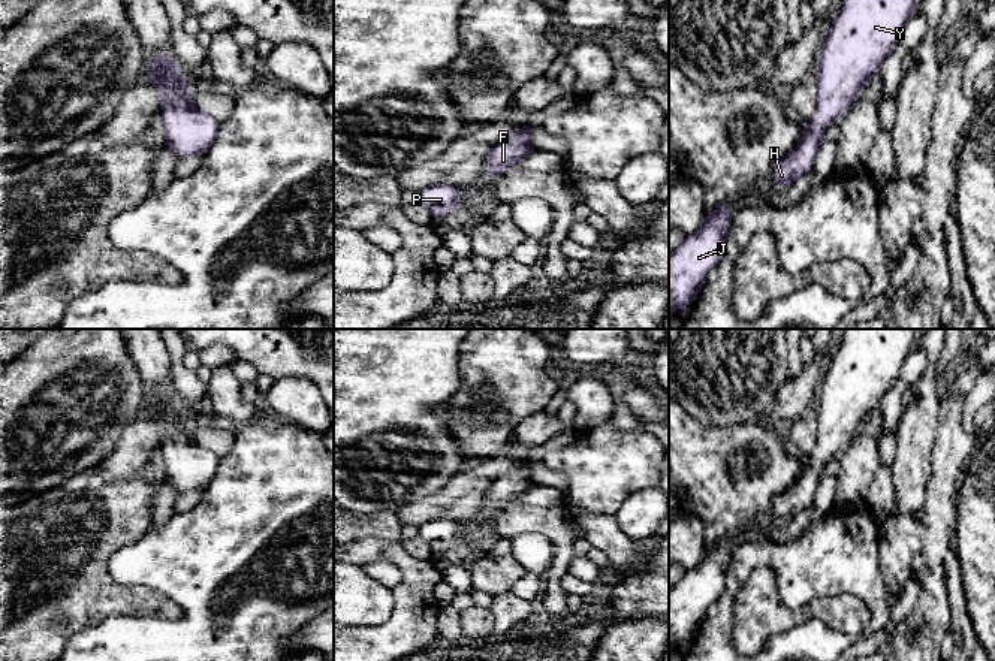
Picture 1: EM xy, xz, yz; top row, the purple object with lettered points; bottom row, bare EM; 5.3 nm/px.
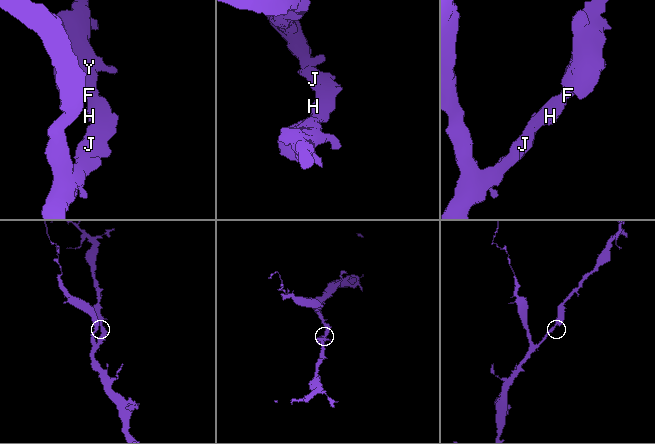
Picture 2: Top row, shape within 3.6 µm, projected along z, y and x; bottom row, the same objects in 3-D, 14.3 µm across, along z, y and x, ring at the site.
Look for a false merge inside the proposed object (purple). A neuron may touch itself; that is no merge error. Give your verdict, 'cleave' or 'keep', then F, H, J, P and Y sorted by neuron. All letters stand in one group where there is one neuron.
keep; F H J P Y

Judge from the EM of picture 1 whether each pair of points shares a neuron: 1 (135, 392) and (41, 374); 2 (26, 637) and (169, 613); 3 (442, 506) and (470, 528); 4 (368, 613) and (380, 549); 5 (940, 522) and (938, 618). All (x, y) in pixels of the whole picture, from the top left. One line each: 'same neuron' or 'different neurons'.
1: same neuron
2: same neuron
3: same neuron
4: different neurons
5: same neuron

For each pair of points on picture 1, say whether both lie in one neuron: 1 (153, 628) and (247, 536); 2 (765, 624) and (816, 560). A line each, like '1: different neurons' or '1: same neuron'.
1: same neuron
2: different neurons

